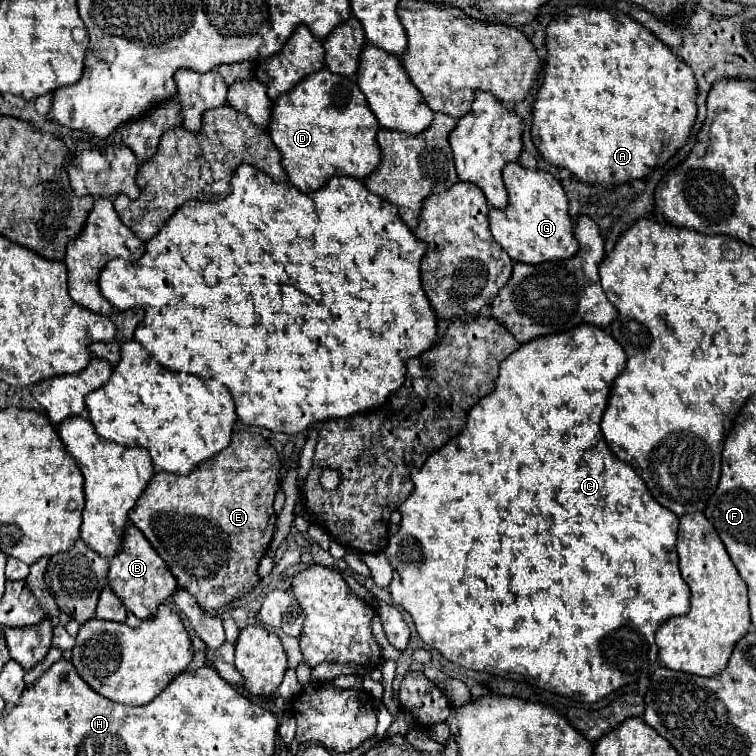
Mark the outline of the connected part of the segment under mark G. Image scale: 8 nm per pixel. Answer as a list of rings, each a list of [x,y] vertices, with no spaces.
[[[518,162],[506,164],[502,176],[510,200],[504,210],[488,210],[488,224],[494,240],[508,252],[508,256],[526,264],[566,260],[574,256],[578,252],[578,242],[572,232],[568,198],[560,180],[556,180],[550,172],[540,168],[524,168]]]

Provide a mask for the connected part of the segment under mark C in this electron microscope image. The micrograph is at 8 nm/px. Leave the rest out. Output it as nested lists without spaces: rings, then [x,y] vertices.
[[[580,324],[570,332],[550,334],[520,344],[520,348],[500,364],[494,392],[468,410],[464,428],[442,448],[432,452],[424,466],[410,476],[414,490],[398,508],[402,514],[400,530],[396,540],[388,540],[384,548],[384,554],[390,556],[396,570],[388,590],[394,604],[410,612],[420,638],[450,662],[502,678],[524,679],[535,688],[562,696],[580,692],[588,702],[596,702],[616,688],[636,682],[638,676],[650,674],[658,660],[658,646],[654,642],[656,628],[670,616],[682,616],[690,610],[690,590],[676,566],[678,518],[652,498],[644,480],[630,464],[618,460],[614,452],[610,452],[600,432],[600,420],[612,380],[624,370],[624,364],[626,354],[622,346],[594,324]]]

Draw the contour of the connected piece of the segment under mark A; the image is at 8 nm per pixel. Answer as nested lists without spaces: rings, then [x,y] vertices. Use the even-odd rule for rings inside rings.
[[[584,6],[568,7],[562,14],[558,14],[546,28],[546,66],[544,66],[544,78],[542,86],[536,94],[536,100],[532,104],[532,142],[542,154],[542,158],[552,166],[564,166],[568,168],[578,180],[588,184],[602,184],[602,186],[616,186],[630,182],[632,178],[644,178],[650,174],[652,168],[658,164],[664,164],[678,148],[684,146],[692,124],[696,120],[696,80],[688,64],[684,64],[662,40],[658,40],[648,28],[632,20],[624,12],[608,12],[601,8],[588,8]]]

